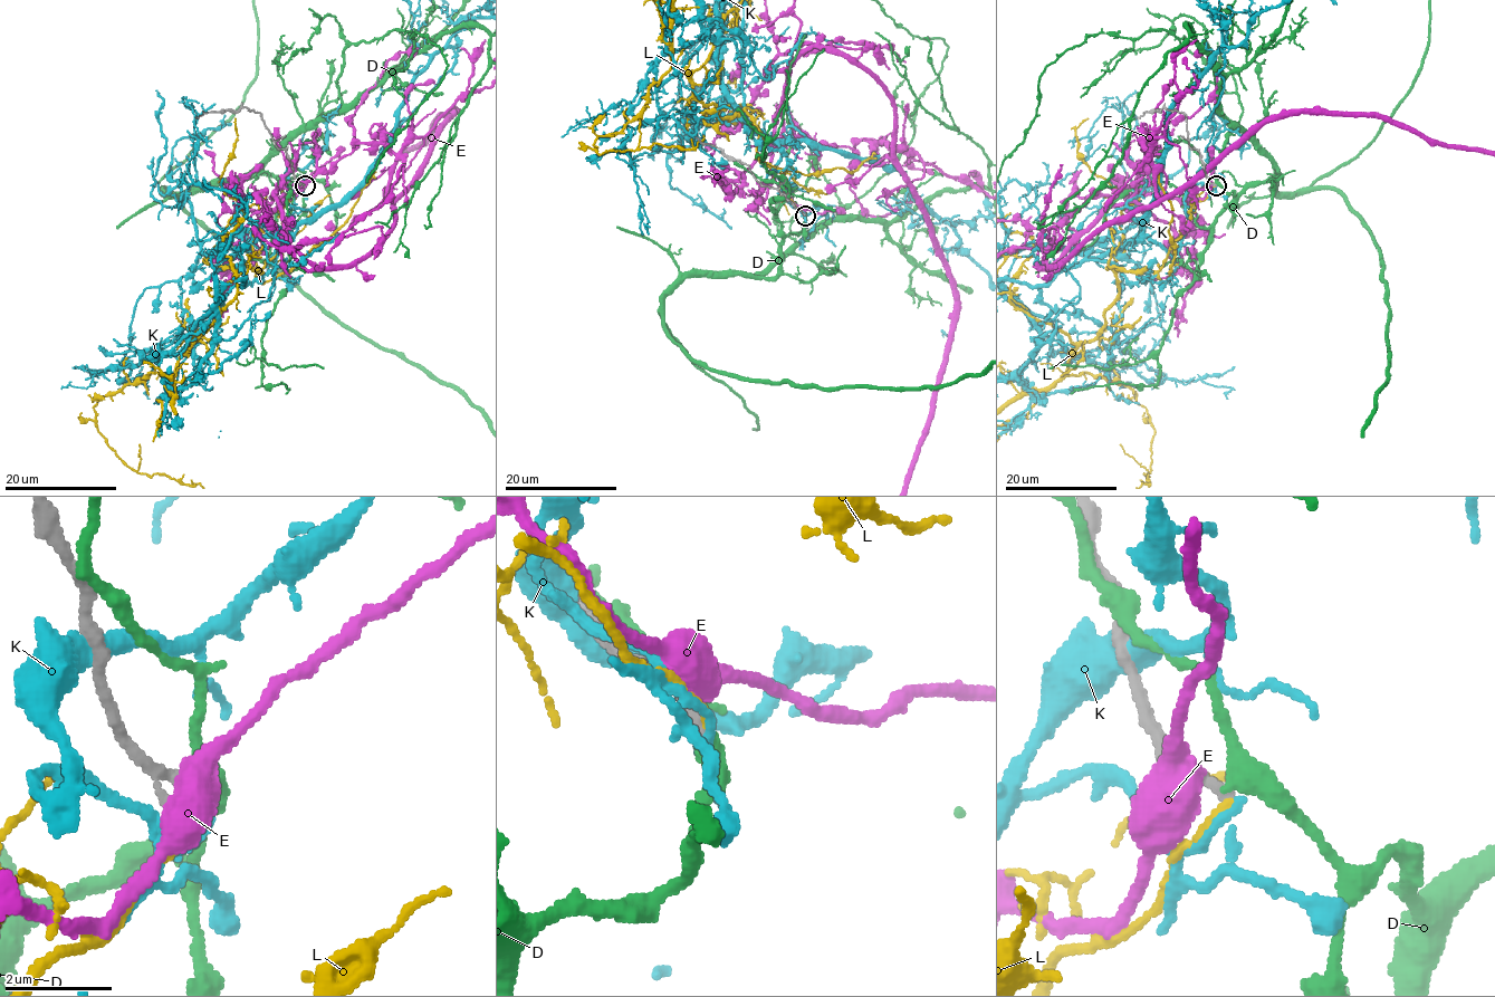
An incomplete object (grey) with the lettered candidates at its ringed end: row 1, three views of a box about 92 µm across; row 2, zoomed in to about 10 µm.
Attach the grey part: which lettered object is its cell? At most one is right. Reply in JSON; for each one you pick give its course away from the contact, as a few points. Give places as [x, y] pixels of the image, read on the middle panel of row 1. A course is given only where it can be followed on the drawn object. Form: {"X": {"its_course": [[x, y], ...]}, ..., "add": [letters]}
{"add": []}

